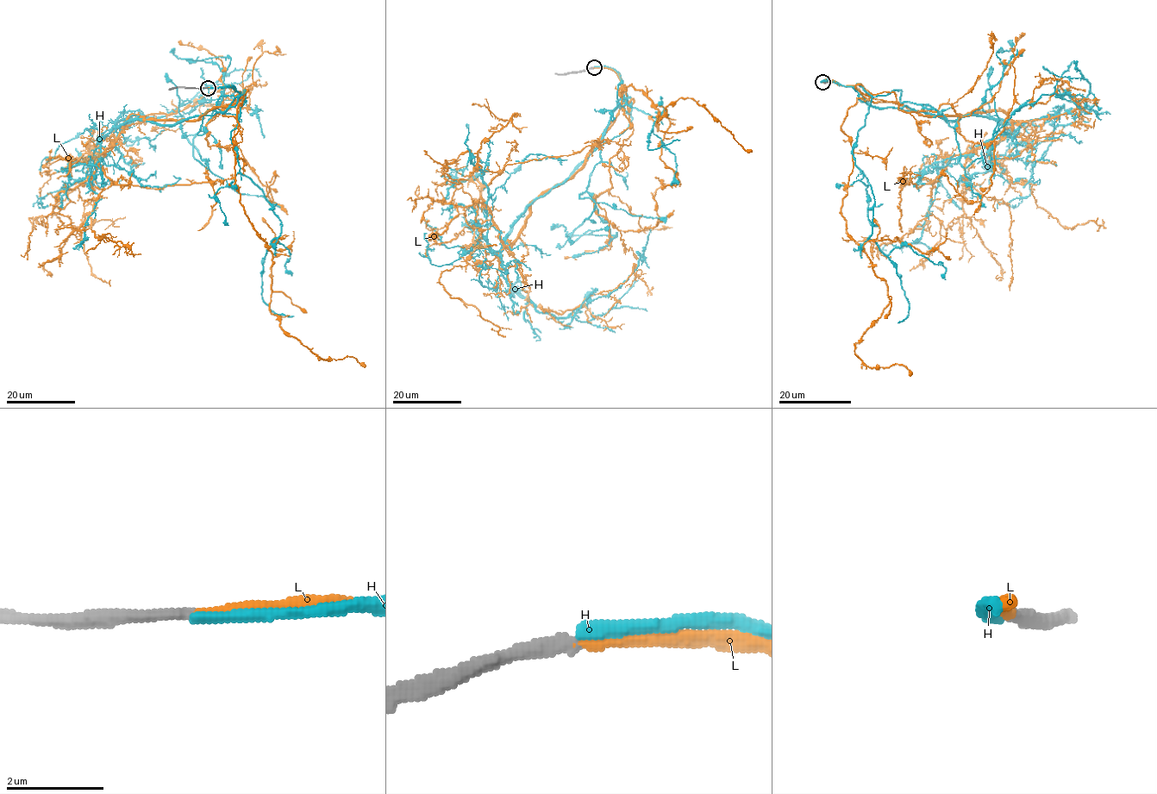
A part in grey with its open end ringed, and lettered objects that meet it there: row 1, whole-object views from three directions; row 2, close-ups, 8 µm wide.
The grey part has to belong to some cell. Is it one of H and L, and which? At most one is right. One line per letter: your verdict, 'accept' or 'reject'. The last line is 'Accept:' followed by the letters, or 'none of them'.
H: reject
L: accept
Accept: L

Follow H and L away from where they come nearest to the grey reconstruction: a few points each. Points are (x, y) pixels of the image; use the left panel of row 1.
H: (208, 88), (240, 92), (223, 112), (114, 128), (127, 118), (165, 116), (184, 101), (243, 100), (264, 137)
L: (207, 88), (240, 90), (229, 107), (247, 90), (234, 177), (272, 253), (270, 310), (321, 358), (365, 365)

